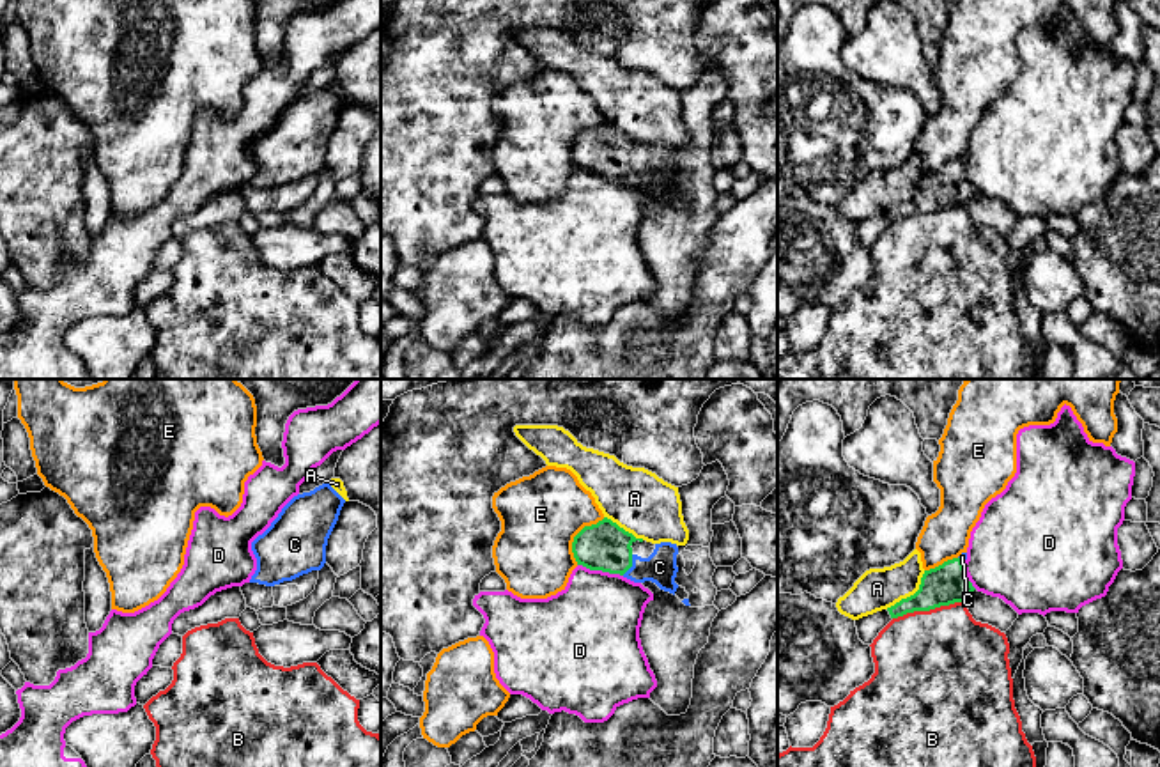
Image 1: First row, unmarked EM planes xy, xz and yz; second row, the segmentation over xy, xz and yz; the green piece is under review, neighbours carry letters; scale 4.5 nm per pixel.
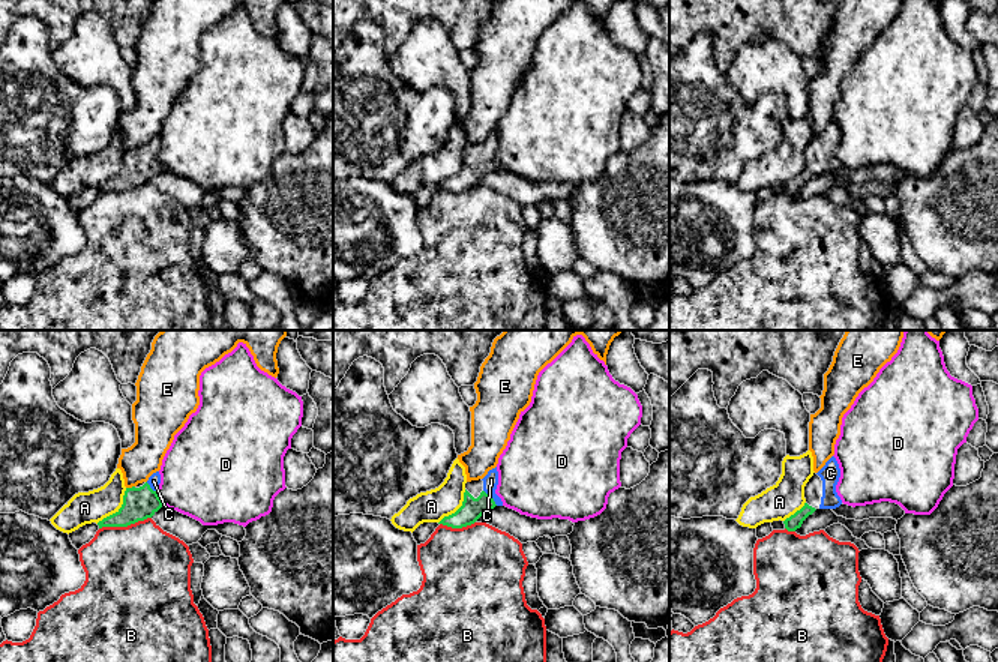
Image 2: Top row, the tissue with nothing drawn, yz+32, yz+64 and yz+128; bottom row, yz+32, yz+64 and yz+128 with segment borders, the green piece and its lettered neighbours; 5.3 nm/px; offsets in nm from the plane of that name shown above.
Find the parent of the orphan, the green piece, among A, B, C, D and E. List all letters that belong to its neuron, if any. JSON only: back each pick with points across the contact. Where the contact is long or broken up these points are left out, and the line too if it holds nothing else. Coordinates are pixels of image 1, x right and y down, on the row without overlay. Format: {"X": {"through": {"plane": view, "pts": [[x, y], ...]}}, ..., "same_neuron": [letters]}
{"same_neuron": ["C"]}

